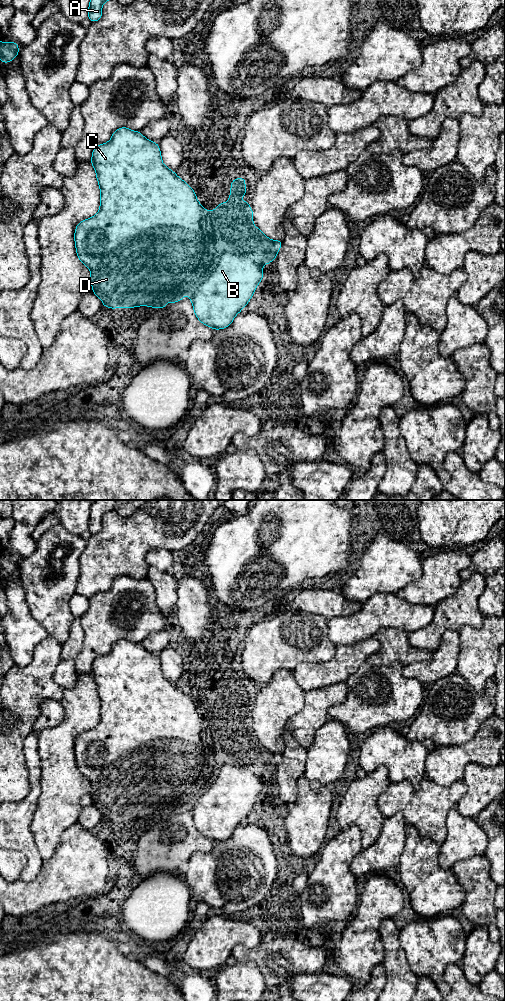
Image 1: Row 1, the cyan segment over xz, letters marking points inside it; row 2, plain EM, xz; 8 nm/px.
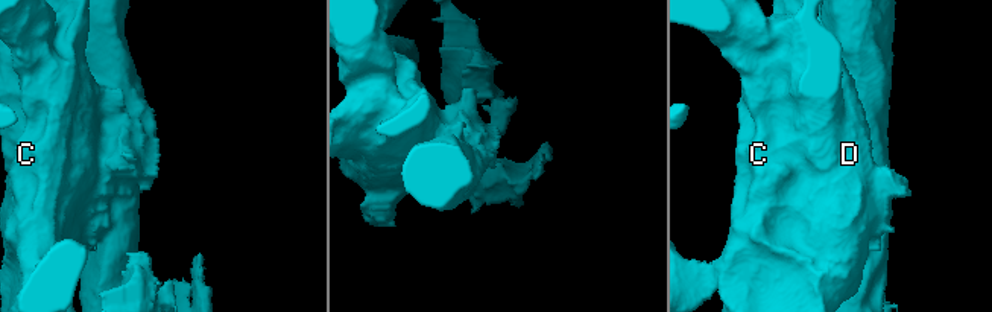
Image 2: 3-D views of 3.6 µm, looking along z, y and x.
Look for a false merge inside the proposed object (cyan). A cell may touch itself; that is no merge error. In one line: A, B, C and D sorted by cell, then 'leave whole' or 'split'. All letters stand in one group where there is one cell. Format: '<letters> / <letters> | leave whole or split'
A C D / B | split

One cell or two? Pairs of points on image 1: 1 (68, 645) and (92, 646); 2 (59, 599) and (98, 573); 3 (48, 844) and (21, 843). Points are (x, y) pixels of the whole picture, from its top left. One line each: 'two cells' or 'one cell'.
1: two cells
2: two cells
3: two cells

